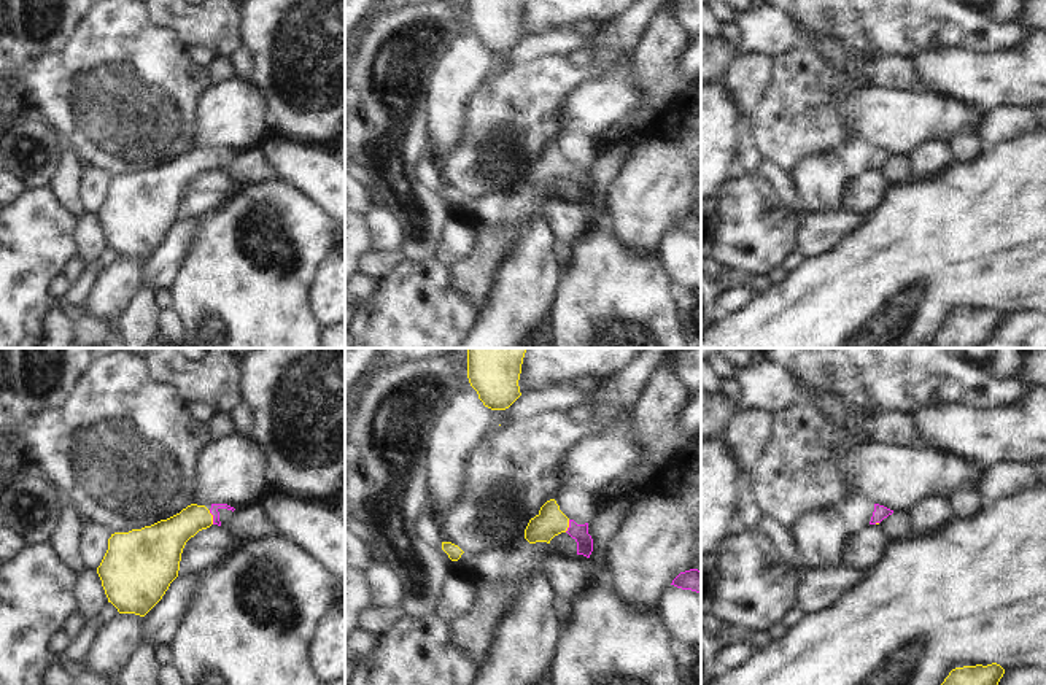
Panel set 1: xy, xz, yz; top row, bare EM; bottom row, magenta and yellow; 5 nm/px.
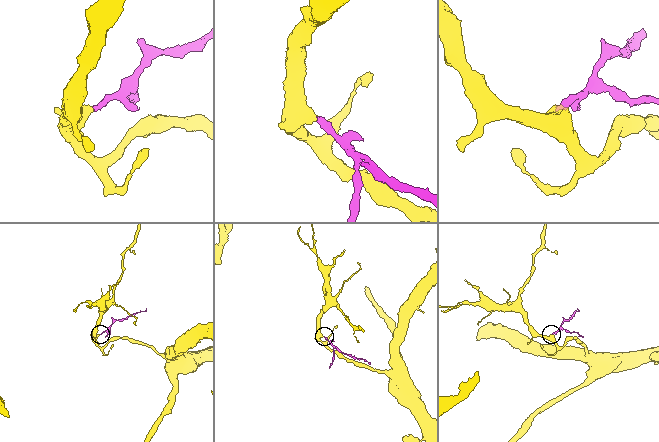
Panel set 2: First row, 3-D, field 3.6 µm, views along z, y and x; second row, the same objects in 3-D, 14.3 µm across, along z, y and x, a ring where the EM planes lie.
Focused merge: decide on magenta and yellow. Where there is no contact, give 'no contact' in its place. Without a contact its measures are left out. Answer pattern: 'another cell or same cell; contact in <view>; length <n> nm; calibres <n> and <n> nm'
same cell; contact in xy; length 80 nm; calibres 50 and 180 nm

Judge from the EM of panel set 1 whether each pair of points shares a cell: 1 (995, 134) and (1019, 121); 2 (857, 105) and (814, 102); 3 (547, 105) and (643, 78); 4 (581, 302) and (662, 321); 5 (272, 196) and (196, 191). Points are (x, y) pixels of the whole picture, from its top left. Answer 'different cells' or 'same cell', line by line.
1: same cell
2: different cells
3: different cells
4: same cell
5: different cells

